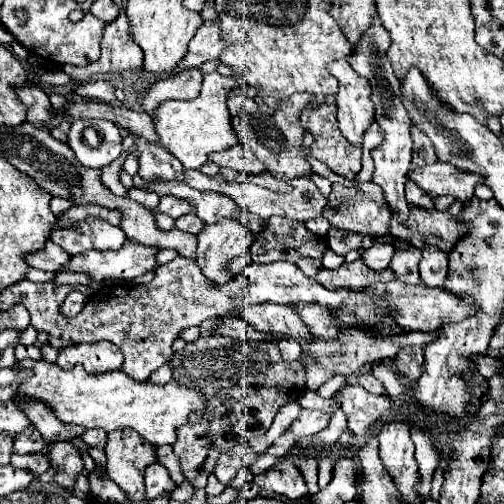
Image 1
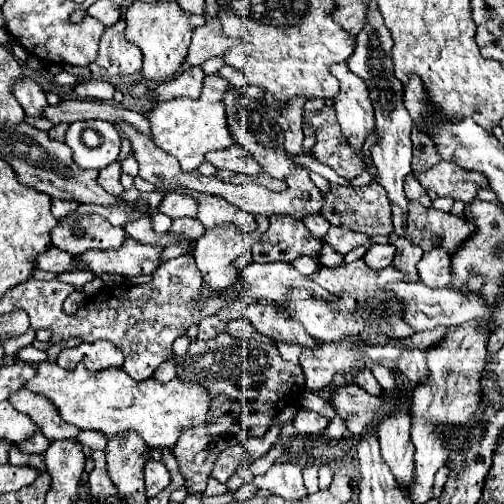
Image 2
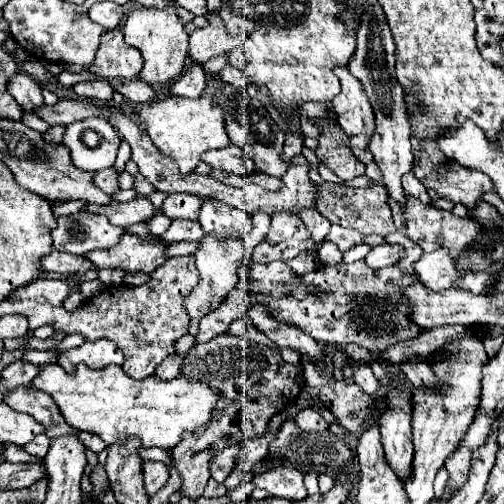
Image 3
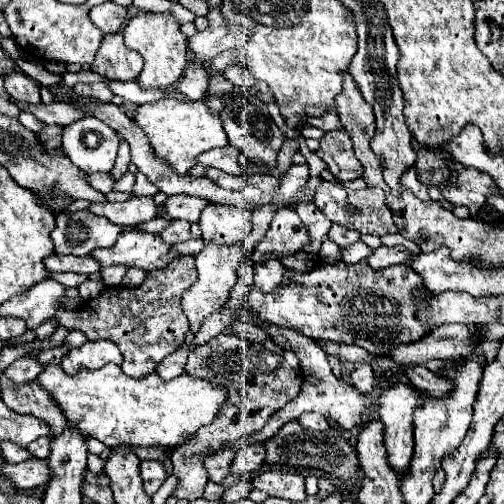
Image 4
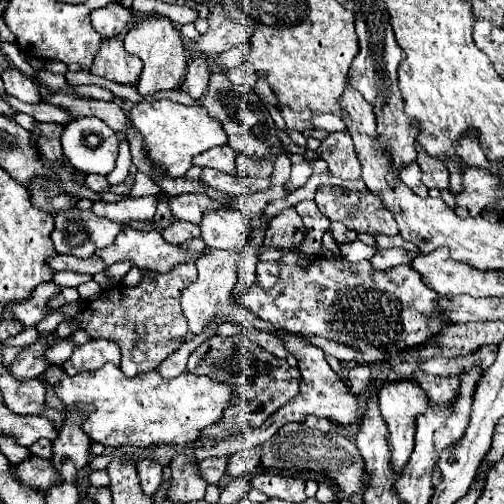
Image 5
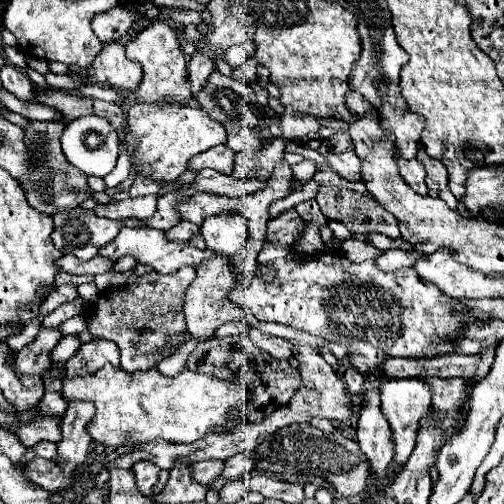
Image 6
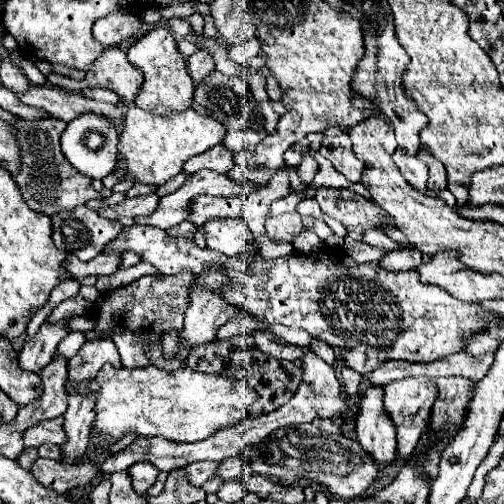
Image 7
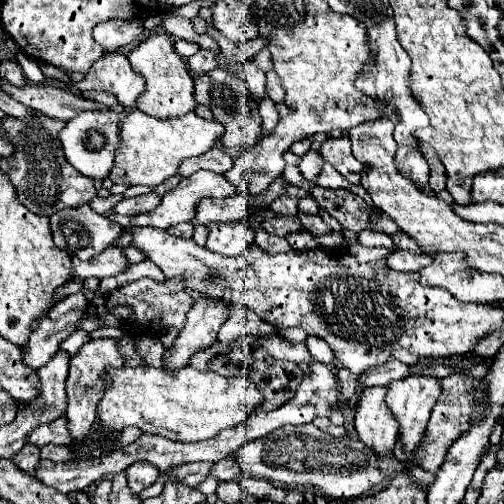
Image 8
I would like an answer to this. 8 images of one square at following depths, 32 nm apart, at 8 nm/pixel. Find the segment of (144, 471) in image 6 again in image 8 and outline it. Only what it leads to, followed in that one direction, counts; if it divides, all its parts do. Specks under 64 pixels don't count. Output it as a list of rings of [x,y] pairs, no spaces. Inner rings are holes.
[[[136,462],[136,464],[132,464],[132,466],[126,468],[128,488],[130,488],[134,494],[138,494],[138,492],[142,492],[144,488],[152,486],[152,484],[156,482],[158,474],[160,474],[160,470],[158,470],[156,466],[152,466],[152,464],[148,464],[148,462]]]

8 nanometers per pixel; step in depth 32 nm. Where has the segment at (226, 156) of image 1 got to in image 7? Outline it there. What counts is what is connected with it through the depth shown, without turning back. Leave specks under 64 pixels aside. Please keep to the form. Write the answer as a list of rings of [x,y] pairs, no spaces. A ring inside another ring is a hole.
[[[218,144],[218,146],[210,148],[208,152],[186,160],[184,166],[182,166],[182,172],[184,172],[184,174],[194,174],[196,170],[202,170],[202,168],[216,170],[216,172],[220,172],[220,174],[226,174],[226,170],[232,170],[232,168],[234,168],[232,154],[230,154],[222,144]]]

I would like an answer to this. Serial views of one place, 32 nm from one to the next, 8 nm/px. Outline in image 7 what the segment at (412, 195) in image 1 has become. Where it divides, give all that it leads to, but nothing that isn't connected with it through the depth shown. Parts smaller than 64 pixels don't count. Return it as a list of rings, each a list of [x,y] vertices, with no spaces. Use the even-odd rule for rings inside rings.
[[[398,148],[394,152],[394,162],[398,166],[398,170],[402,172],[402,176],[418,190],[418,192],[426,192],[426,182],[428,182],[428,166],[414,154],[408,156],[406,150]]]

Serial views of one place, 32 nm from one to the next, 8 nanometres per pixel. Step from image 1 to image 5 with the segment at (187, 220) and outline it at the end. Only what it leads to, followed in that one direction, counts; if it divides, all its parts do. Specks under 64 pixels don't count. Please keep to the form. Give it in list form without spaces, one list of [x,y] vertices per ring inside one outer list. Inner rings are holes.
[[[178,220],[178,224],[172,224],[170,228],[164,228],[162,230],[162,236],[164,240],[168,240],[170,244],[182,244],[190,238],[196,238],[200,236],[200,228],[192,222],[184,222],[184,220]]]

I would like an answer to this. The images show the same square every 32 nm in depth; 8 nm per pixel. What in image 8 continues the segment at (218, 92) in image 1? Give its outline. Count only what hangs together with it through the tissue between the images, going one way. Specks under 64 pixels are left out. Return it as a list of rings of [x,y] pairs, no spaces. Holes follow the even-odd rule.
[[[132,110],[122,120],[122,148],[108,178],[114,184],[126,184],[126,186],[130,184],[158,186],[166,178],[176,174],[180,160],[208,152],[214,146],[214,142],[222,138],[222,134],[224,134],[224,128],[220,122],[202,120],[194,112],[182,118],[156,120],[154,116],[148,116],[140,110]]]

